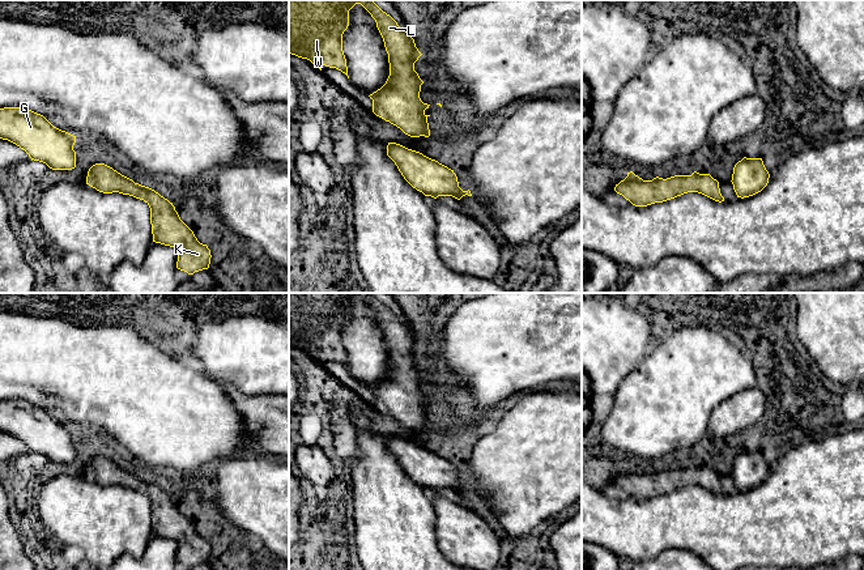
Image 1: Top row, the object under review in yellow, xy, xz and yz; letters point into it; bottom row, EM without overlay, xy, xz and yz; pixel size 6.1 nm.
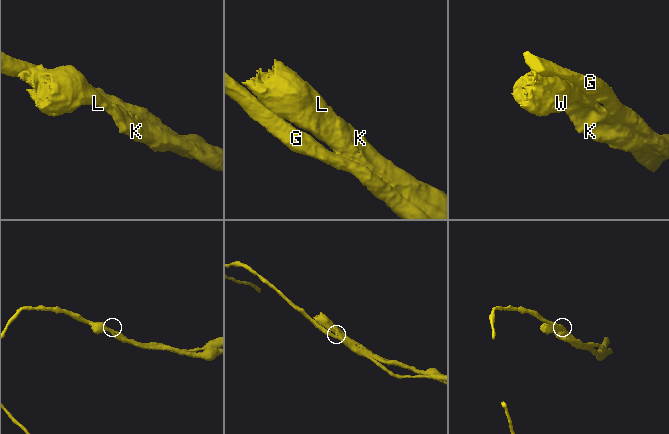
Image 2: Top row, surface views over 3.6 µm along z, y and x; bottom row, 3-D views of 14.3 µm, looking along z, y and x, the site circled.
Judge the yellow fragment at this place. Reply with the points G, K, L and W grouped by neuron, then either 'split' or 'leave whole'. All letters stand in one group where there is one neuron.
G K L W; leave whole

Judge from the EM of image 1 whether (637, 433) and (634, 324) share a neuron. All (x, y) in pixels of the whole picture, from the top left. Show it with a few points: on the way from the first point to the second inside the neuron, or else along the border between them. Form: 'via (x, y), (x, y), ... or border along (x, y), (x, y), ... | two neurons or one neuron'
border along (650, 348), (647, 354), (616, 390) | two neurons

